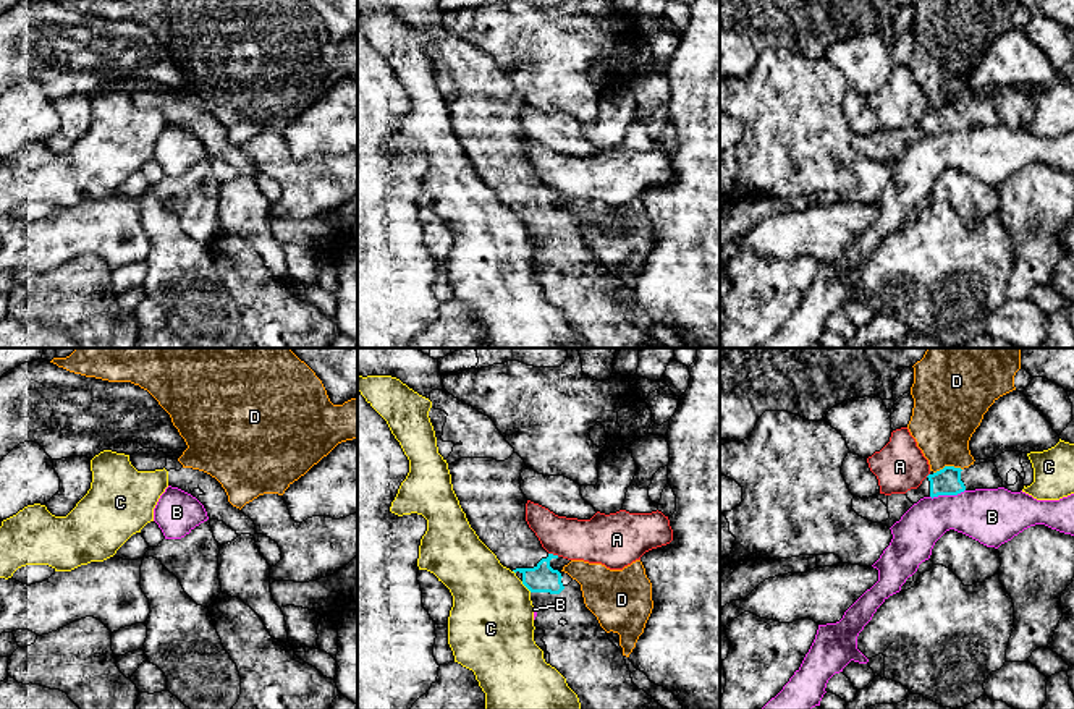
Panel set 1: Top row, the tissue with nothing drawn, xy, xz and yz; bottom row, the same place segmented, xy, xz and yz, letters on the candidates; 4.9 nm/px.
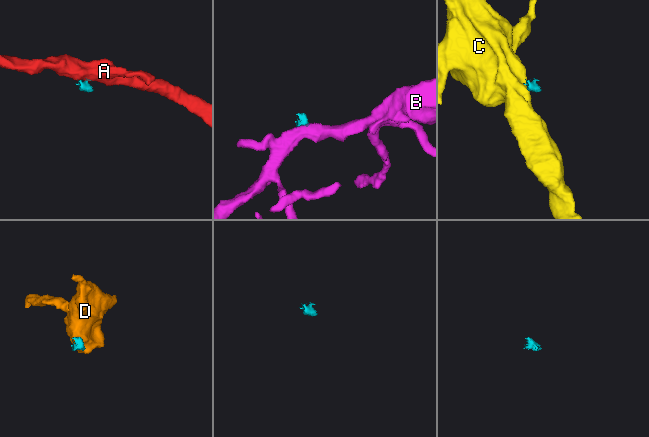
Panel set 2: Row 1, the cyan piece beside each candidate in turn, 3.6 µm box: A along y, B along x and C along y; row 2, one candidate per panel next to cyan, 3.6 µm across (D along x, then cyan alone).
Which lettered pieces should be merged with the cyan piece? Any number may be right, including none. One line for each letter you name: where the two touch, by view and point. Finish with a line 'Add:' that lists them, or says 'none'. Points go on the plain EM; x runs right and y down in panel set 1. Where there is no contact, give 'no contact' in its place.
Add: none

